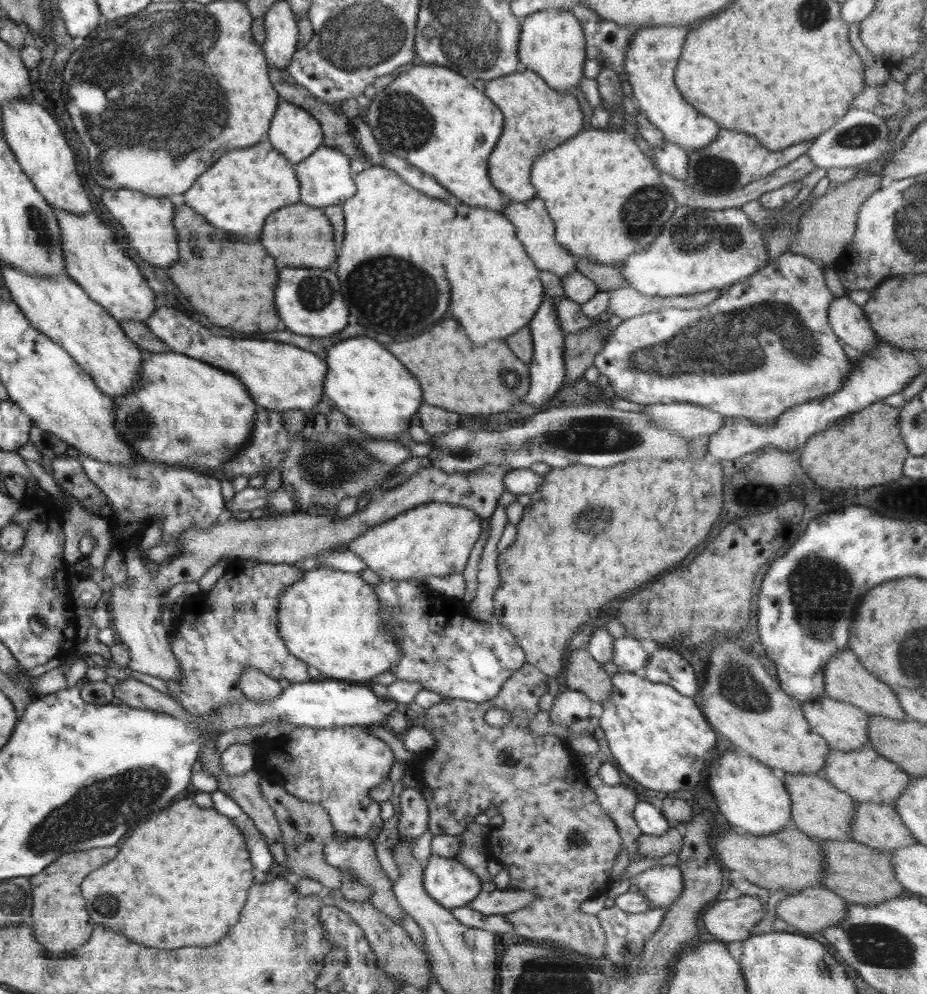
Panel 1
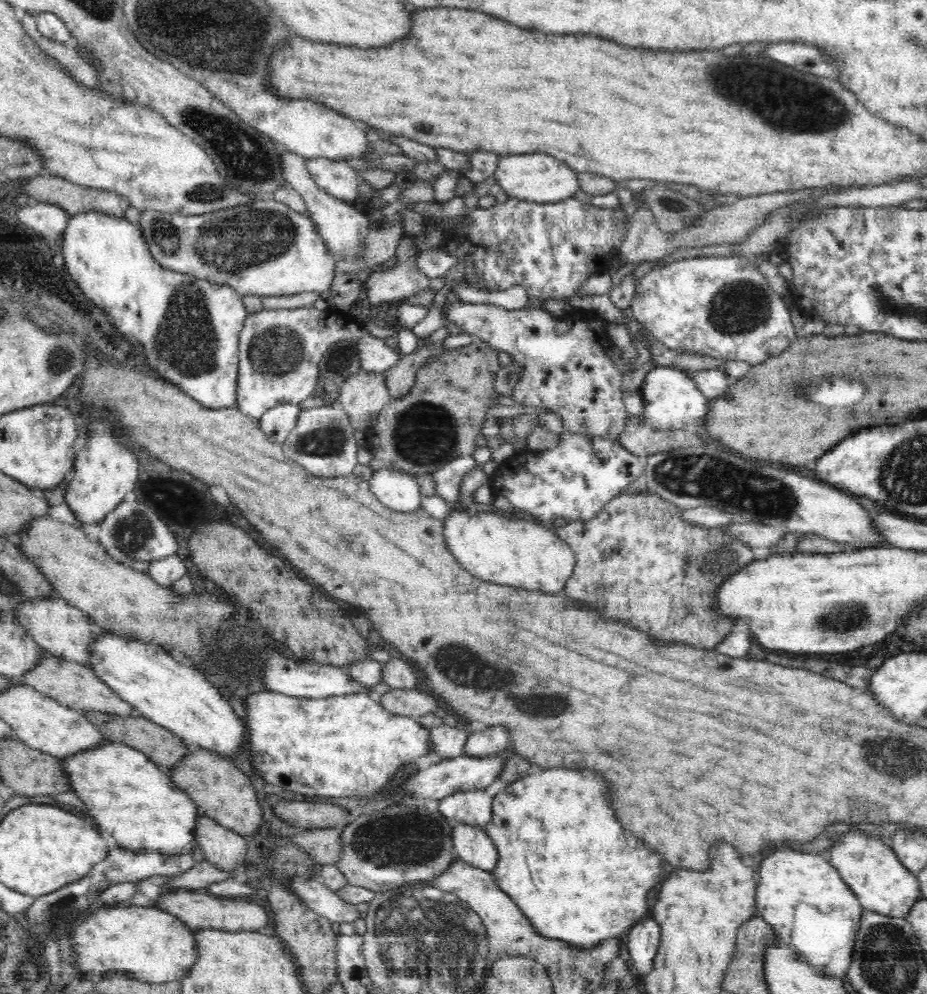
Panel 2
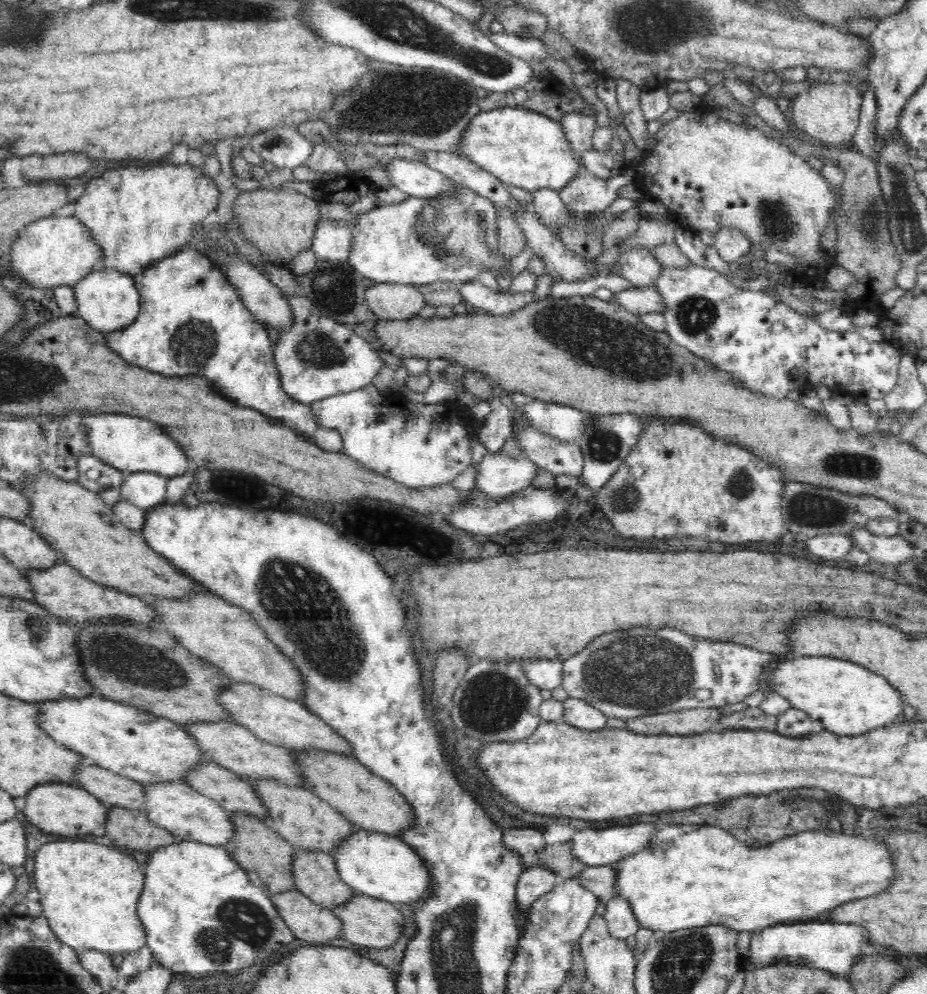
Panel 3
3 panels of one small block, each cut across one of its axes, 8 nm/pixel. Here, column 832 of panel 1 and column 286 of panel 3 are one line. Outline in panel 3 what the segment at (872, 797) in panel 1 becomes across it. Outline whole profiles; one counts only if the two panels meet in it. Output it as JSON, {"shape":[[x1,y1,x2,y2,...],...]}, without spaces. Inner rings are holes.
{"shape":[[234,721,190,722,190,724,182,724,182,728,195,739,206,760,219,764,238,777,247,780,274,779,286,786,298,788,304,786,305,778,301,776,301,768,293,760,290,751,257,738,250,729]]}

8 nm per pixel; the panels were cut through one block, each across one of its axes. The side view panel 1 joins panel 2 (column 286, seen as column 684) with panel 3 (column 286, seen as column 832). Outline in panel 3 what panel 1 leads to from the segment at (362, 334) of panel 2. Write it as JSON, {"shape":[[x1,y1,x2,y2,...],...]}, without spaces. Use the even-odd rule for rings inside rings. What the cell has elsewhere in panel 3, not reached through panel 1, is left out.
{"shape":[[298,292,294,296,285,294,285,298,294,311,295,324,288,331,280,331,273,353,282,389,287,396,310,405,370,385,384,366,377,347,357,336,352,326,339,324,322,315,308,298,298,295]]}

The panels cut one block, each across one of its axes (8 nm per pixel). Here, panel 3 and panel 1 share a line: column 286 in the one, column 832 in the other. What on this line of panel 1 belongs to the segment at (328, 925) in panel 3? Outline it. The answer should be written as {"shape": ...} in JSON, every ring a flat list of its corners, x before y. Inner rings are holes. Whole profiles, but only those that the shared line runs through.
{"shape":[[815,886,798,894,788,894,778,903,776,912,780,920,814,933,843,920,847,916,847,905,848,902,834,891]]}

